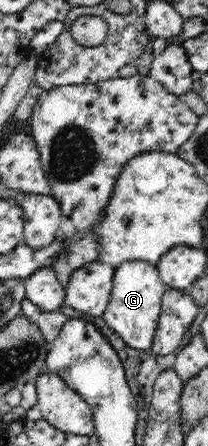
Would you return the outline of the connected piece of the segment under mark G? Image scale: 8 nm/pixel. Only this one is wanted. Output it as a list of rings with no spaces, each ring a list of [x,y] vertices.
[[[138,260],[125,261],[115,268],[110,301],[102,315],[106,325],[132,349],[150,350],[161,316],[163,295],[167,289],[157,266]]]

